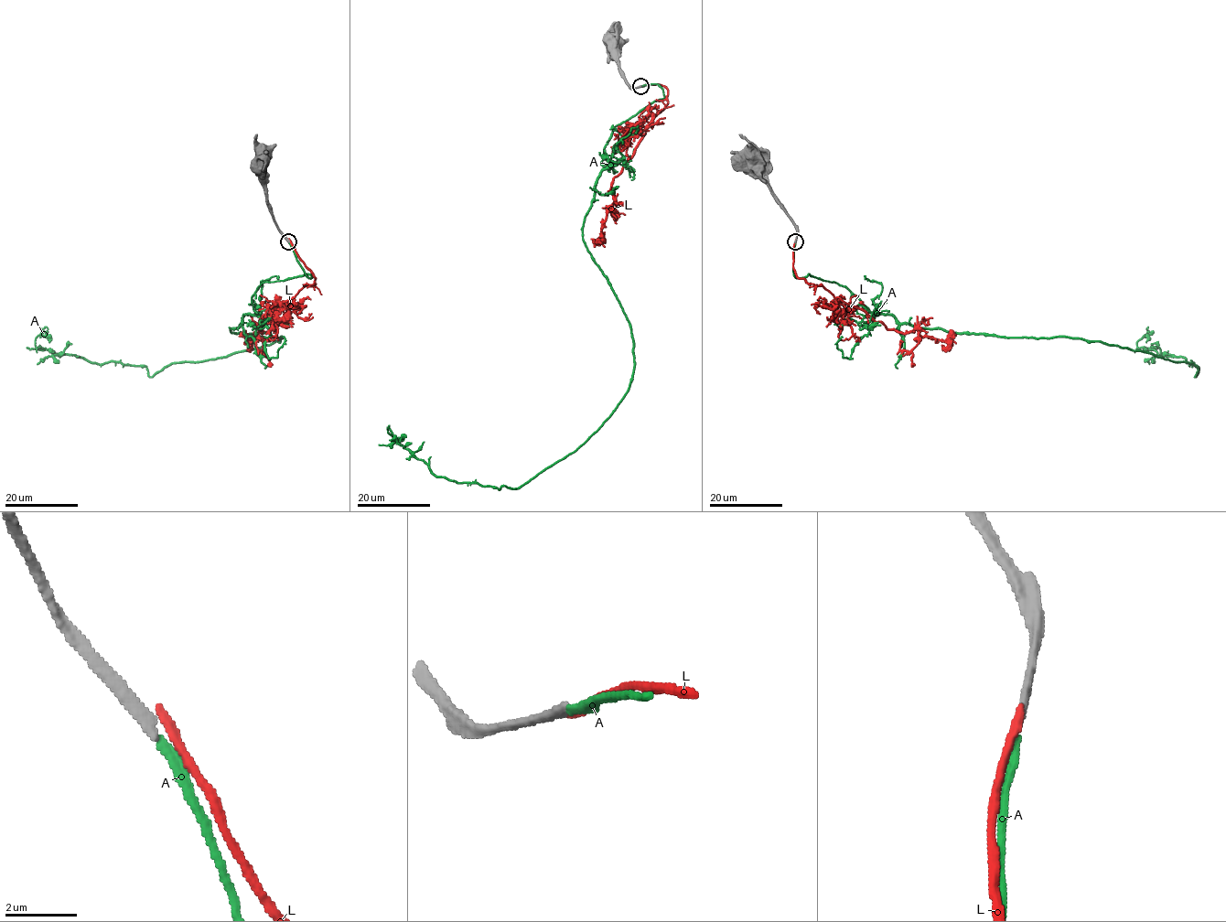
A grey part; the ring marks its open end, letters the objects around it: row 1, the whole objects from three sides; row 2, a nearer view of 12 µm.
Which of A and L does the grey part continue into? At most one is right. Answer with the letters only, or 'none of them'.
none of them

